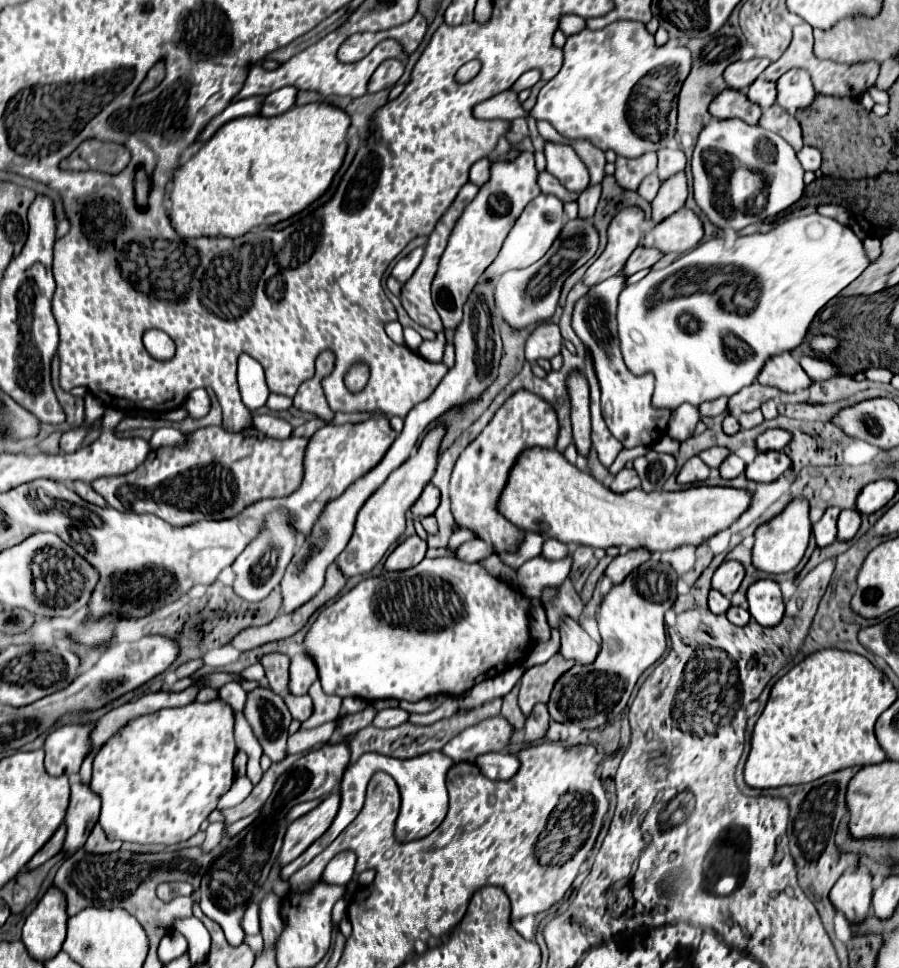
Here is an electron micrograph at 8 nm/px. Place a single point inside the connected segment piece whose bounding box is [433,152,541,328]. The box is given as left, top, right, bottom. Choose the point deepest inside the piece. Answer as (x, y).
(480, 232)

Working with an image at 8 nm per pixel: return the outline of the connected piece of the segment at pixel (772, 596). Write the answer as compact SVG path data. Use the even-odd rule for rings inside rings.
M757 580L747 590L747 602L751 616L761 626L777 626L783 618L783 598L779 584L773 580Z

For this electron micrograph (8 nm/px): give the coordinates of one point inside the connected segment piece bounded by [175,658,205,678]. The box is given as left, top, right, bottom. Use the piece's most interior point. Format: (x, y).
(188, 668)

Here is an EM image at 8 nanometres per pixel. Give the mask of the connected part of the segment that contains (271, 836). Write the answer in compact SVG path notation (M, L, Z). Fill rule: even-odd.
M343 742L325 744L323 748L301 756L283 776L279 776L273 794L263 806L263 816L249 828L245 828L239 836L235 836L235 840L231 840L231 844L221 852L221 856L209 866L205 878L201 880L199 906L205 916L215 920L223 928L229 944L237 946L243 942L245 934L239 926L239 920L245 908L255 900L255 896L261 894L271 868L277 864L277 856L283 844L281 836L285 834L285 812L299 802L317 800L339 788L341 776L349 762L349 744Z

